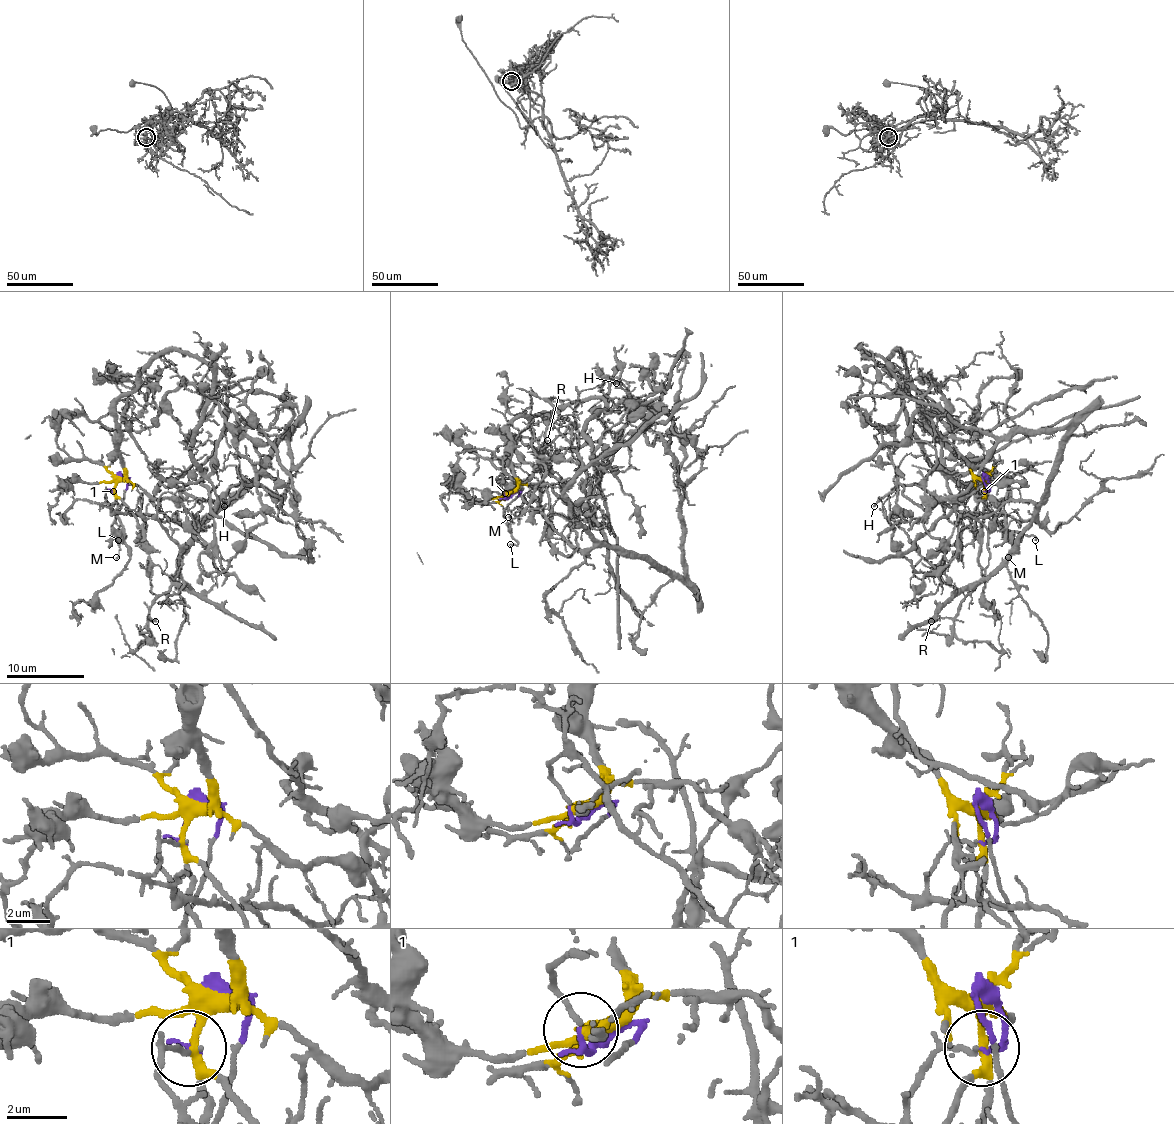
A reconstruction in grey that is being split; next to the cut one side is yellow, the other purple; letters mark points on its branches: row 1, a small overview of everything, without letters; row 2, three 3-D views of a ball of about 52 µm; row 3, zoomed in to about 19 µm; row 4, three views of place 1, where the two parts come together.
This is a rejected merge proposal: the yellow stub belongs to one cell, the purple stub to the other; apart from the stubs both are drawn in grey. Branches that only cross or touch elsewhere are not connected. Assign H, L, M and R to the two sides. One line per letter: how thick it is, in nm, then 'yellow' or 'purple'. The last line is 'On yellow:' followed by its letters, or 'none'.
H: calibre 170 nm; purple
L: calibre 140 nm; purple
M: calibre 120 nm; purple
R: calibre 130 nm; purple
On yellow: none

